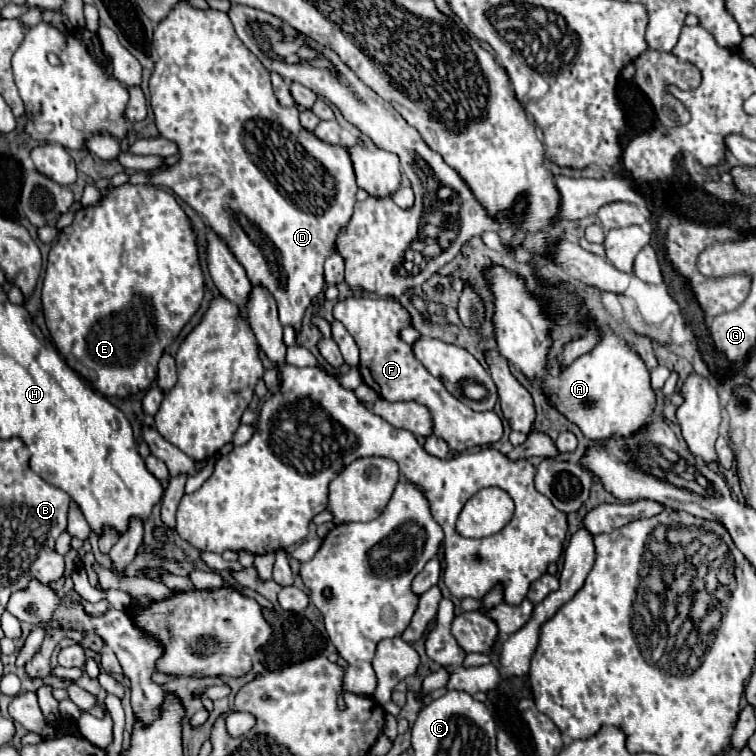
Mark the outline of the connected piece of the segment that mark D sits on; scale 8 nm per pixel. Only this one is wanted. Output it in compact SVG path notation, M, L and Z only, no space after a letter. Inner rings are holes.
M179 1L179 5L175 5L175 9L171 9L171 13L155 27L153 49L155 49L157 61L155 61L151 79L149 79L150 106L155 116L159 134L165 139L173 141L179 147L179 161L173 167L169 167L167 171L157 173L155 177L151 177L149 185L159 185L159 187L165 185L165 187L173 189L189 207L193 207L205 219L207 227L217 237L223 237L223 241L227 241L227 245L231 245L231 253L235 253L235 259L245 267L249 281L255 281L255 285L263 285L273 295L273 299L277 301L277 307L279 307L279 321L283 325L293 325L299 331L305 309L311 305L313 297L317 297L325 289L323 263L331 253L335 253L335 237L339 237L339 233L347 227L347 221L351 221L351 215L353 215L357 187L355 187L355 171L353 171L353 165L351 165L349 149L345 145L327 145L325 141L319 141L319 137L315 137L311 131L307 131L299 123L299 111L297 111L295 105L293 107L283 107L277 101L277 97L273 93L269 71L239 41L239 37L235 35L235 29L233 29L227 13L211 9L211 7L199 9L199 7L193 7L187 1ZM259 233L263 237L263 243L257 241ZM267 243L271 245L271 249L265 247ZM267 251L275 251L277 257L269 257Z

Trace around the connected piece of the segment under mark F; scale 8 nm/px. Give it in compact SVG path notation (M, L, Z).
M349 297L339 301L333 309L337 321L341 321L347 331L353 335L361 349L359 371L363 381L387 401L417 401L429 407L433 415L435 429L433 433L449 443L451 451L463 453L473 447L493 445L503 435L503 423L495 411L473 411L467 409L459 399L455 399L439 379L435 379L413 355L411 345L399 339L399 329L409 325L409 313L389 299L371 299L371 297Z

